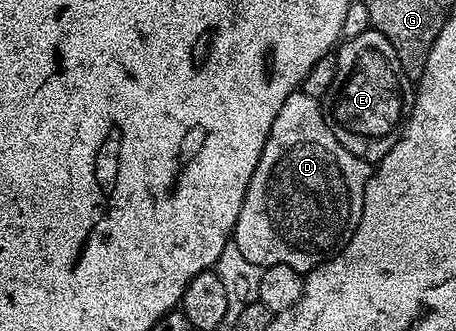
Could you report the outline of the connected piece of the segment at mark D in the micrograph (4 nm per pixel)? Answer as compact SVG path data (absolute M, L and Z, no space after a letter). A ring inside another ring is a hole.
M298 89L287 97L287 101L283 101L283 109L279 109L279 117L275 117L275 125L271 125L267 145L263 145L259 165L255 165L255 173L251 177L251 181L247 185L247 193L243 197L243 209L239 209L239 217L233 230L232 242L236 243L239 253L243 253L243 257L247 257L247 261L251 261L257 267L264 269L271 265L291 265L291 269L308 273L324 263L330 255L336 255L345 246L345 242L355 233L363 213L363 197L370 174L371 164L367 160L355 157L355 153L343 149L343 145L339 145L335 133L331 133L331 129L327 125L322 104L318 100L307 97L304 91Z

